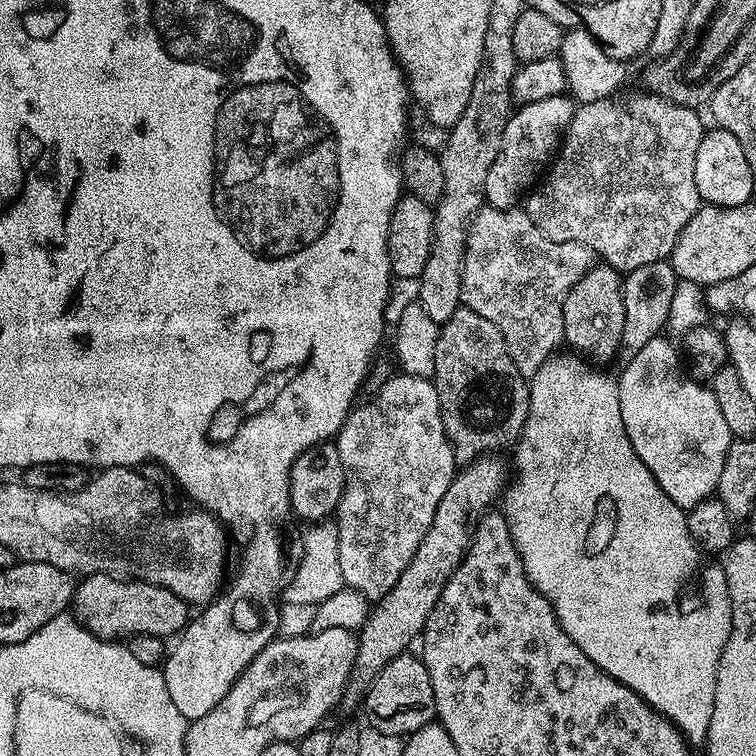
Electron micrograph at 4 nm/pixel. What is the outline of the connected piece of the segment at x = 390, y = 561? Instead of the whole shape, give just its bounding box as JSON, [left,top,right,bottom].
[334,374,458,602]

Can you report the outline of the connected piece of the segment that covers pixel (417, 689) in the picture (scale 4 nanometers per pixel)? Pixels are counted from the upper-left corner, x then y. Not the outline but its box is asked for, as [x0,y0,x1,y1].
[362,655,436,737]

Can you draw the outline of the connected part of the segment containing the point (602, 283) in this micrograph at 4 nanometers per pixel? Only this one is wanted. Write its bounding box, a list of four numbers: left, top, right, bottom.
[562,262,626,366]

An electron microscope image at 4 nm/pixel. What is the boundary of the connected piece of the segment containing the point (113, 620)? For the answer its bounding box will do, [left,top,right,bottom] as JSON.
[70,572,190,641]

